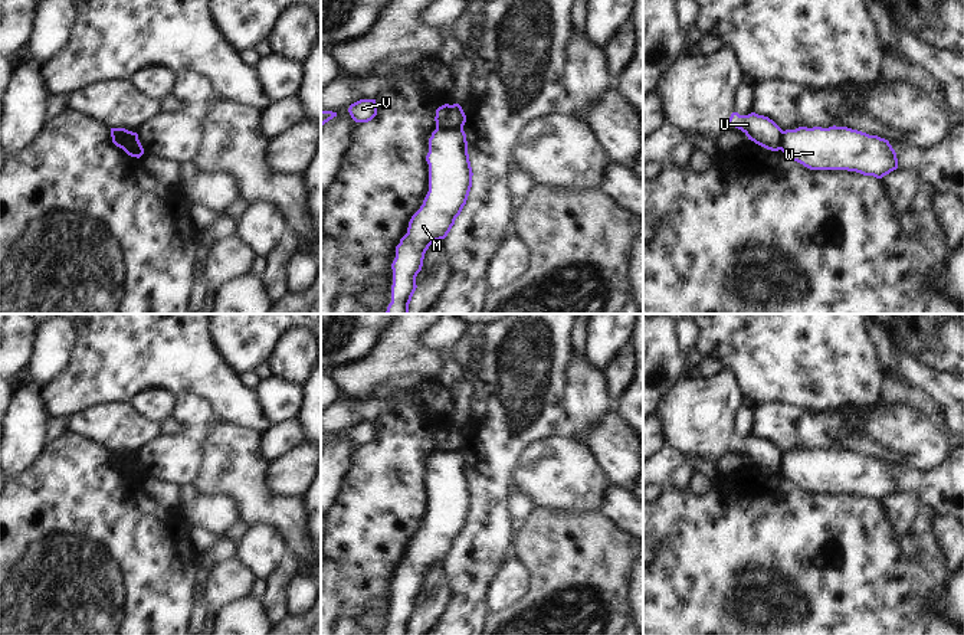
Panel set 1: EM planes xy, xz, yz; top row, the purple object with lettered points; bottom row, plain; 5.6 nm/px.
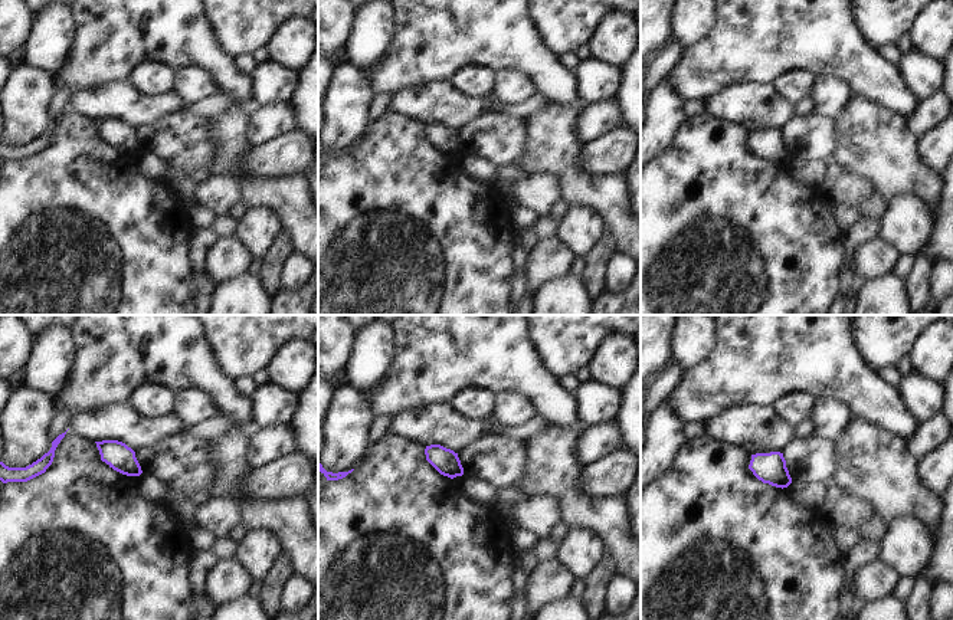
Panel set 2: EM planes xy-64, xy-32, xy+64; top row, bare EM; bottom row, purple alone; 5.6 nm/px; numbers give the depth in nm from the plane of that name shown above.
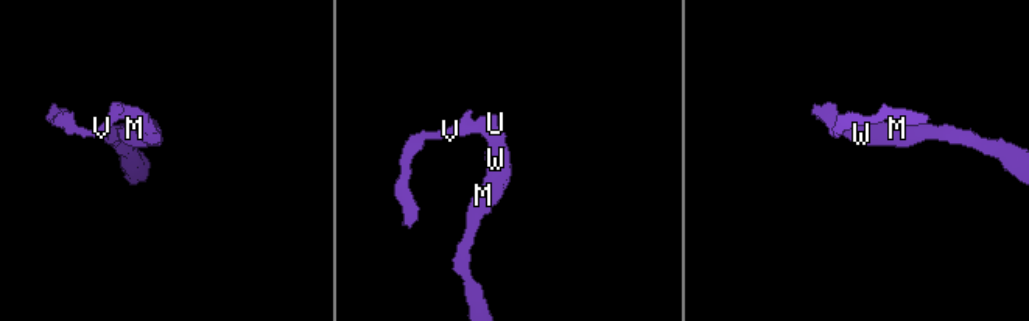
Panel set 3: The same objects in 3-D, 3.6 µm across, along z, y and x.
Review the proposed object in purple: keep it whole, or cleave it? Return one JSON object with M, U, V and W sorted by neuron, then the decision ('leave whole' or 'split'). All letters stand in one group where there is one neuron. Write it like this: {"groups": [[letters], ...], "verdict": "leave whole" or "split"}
{"groups": [["M", "W"], ["U", "V"]], "verdict": "split"}

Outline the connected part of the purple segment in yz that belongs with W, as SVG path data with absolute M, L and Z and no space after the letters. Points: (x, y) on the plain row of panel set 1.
M847 449L786 452L780 472L810 492L847 492L882 501L898 491L888 462Z

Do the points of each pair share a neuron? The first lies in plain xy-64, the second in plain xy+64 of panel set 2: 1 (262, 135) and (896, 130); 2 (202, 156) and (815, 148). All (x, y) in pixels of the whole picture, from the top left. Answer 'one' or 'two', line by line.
1: two
2: one

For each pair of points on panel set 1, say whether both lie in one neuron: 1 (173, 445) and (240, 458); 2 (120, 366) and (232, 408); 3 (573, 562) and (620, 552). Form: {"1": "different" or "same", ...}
{"1": "different", "2": "same", "3": "same"}

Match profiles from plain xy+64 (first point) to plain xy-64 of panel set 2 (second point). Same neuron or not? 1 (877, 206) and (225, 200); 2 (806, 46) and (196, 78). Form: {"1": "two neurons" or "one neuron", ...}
{"1": "two neurons", "2": "two neurons"}

